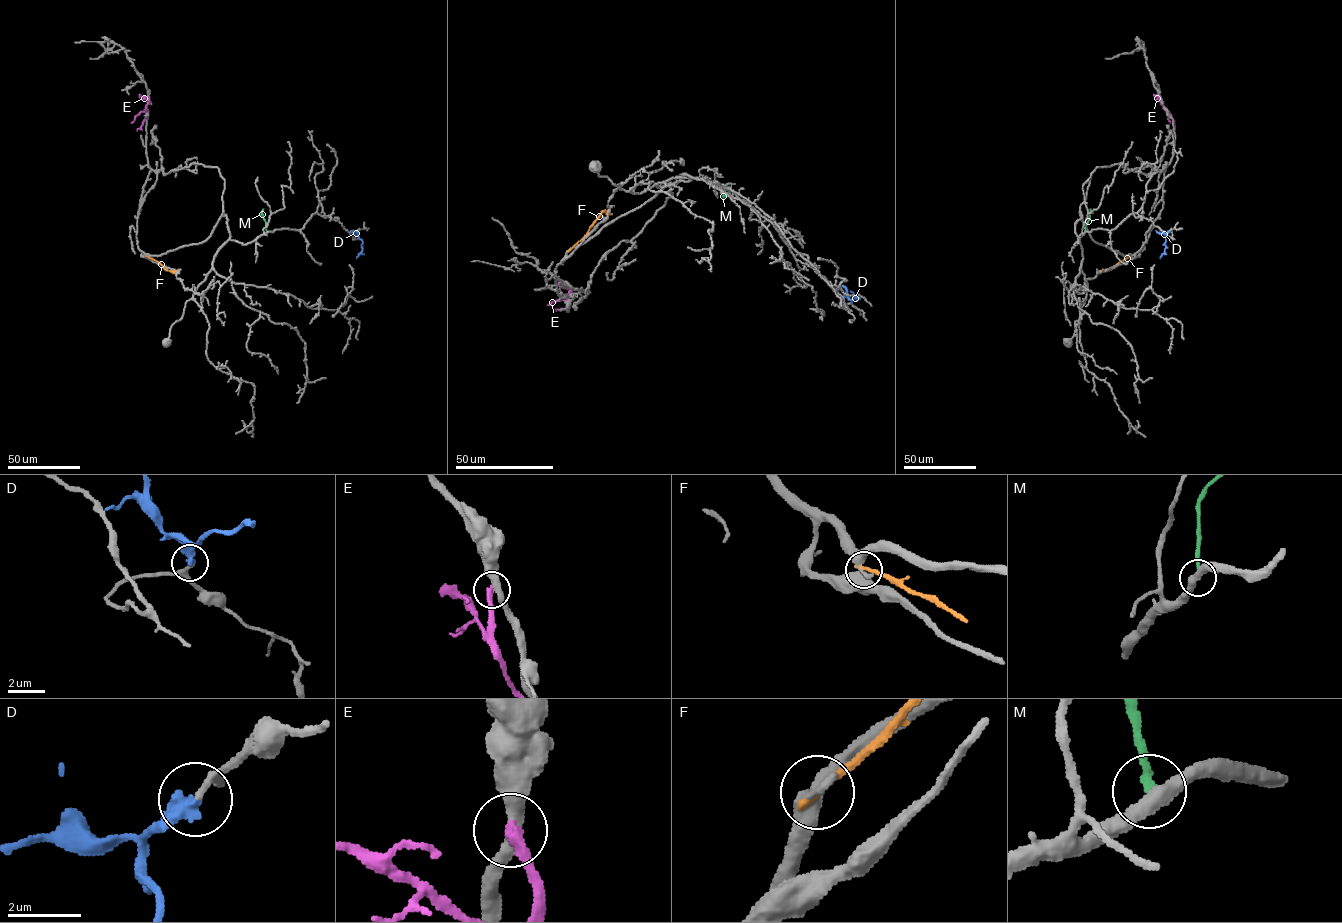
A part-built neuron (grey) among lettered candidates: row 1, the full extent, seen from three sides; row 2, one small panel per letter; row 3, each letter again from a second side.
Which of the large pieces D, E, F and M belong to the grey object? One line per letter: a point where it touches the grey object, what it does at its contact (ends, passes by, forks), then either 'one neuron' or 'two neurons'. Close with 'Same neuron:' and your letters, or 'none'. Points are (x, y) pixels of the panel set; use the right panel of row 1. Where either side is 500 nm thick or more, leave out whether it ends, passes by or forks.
D: contact (1168, 232); it ends; two neurons
E: contact (1159, 96); it ends; two neurons
F: contact (1131, 256); it ends; two neurons
M: contact (1085, 232); it ends; two neurons
Same neuron: none

